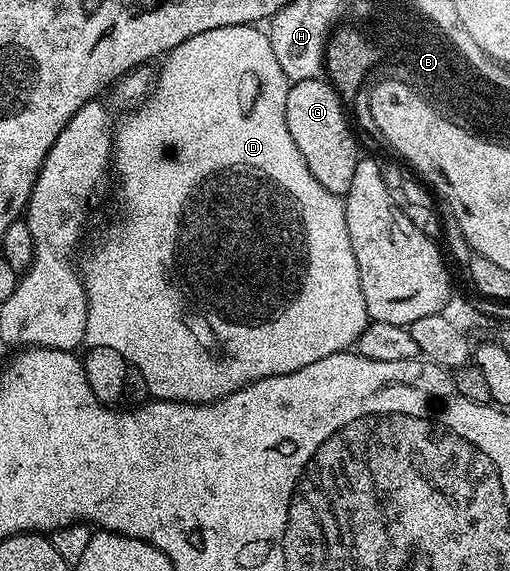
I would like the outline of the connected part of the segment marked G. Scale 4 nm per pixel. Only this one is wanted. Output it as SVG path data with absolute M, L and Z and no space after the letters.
M326 79L296 80L288 87L285 122L289 126L289 134L293 134L293 142L297 142L297 150L301 150L305 166L309 166L309 174L313 174L313 178L317 178L325 190L340 198L346 197L353 183L353 170L357 170L357 162L361 159L359 144L351 133L347 118L349 112L345 101Z

